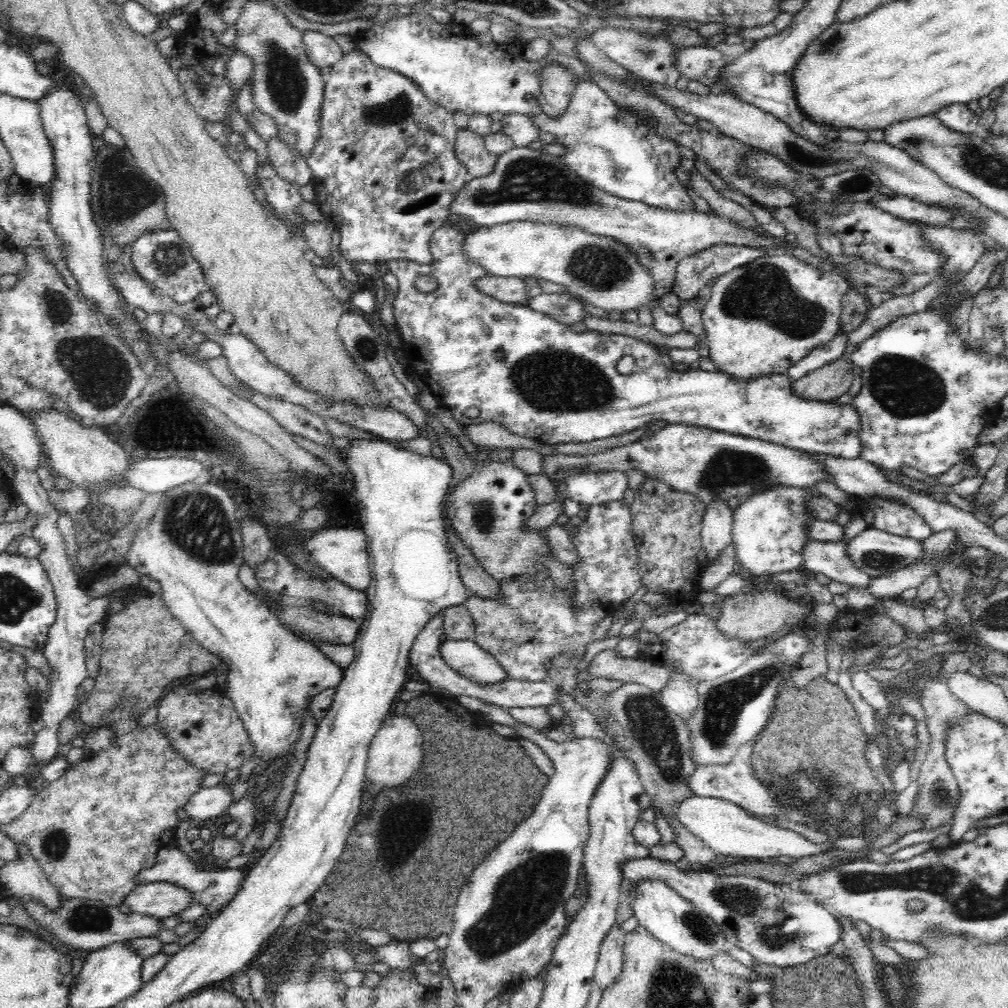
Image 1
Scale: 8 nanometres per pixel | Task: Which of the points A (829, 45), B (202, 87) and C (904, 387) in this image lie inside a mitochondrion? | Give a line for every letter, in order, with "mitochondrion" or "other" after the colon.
A: mitochondrion
B: other
C: mitochondrion

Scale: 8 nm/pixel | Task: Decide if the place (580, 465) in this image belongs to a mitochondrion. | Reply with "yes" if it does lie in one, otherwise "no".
yes

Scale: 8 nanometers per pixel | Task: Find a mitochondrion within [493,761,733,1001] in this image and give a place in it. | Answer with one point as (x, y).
(696, 925)

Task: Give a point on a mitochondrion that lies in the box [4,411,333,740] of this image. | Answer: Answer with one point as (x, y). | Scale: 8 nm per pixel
(198, 525)

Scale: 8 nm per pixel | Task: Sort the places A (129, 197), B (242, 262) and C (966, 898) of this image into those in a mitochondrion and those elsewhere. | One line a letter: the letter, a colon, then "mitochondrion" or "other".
A: mitochondrion
B: other
C: mitochondrion

